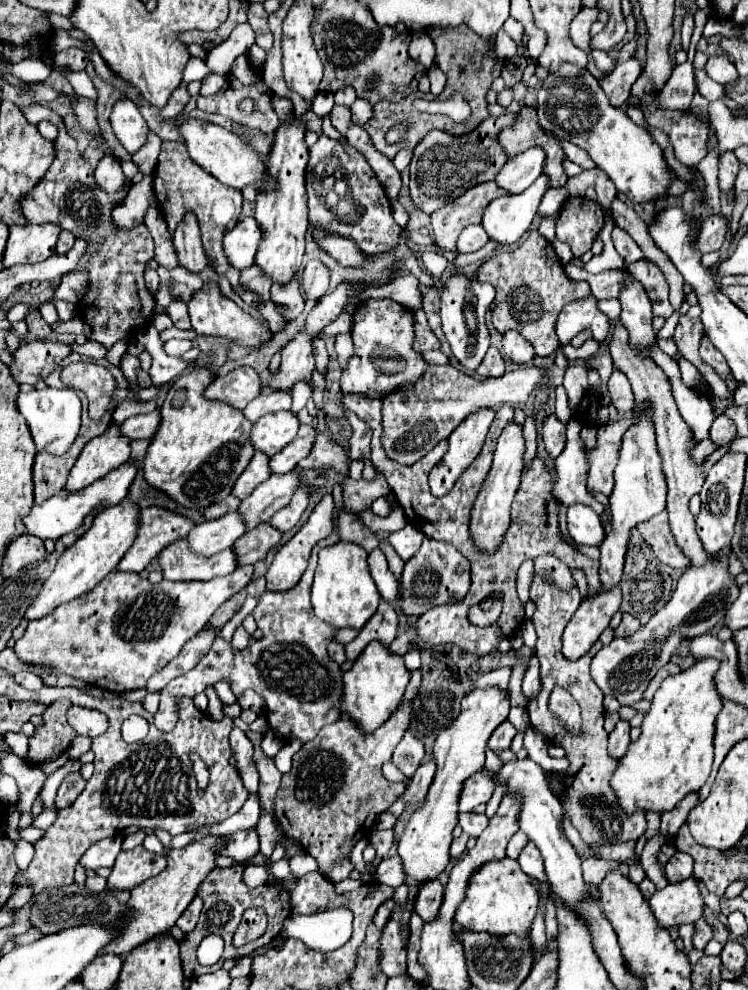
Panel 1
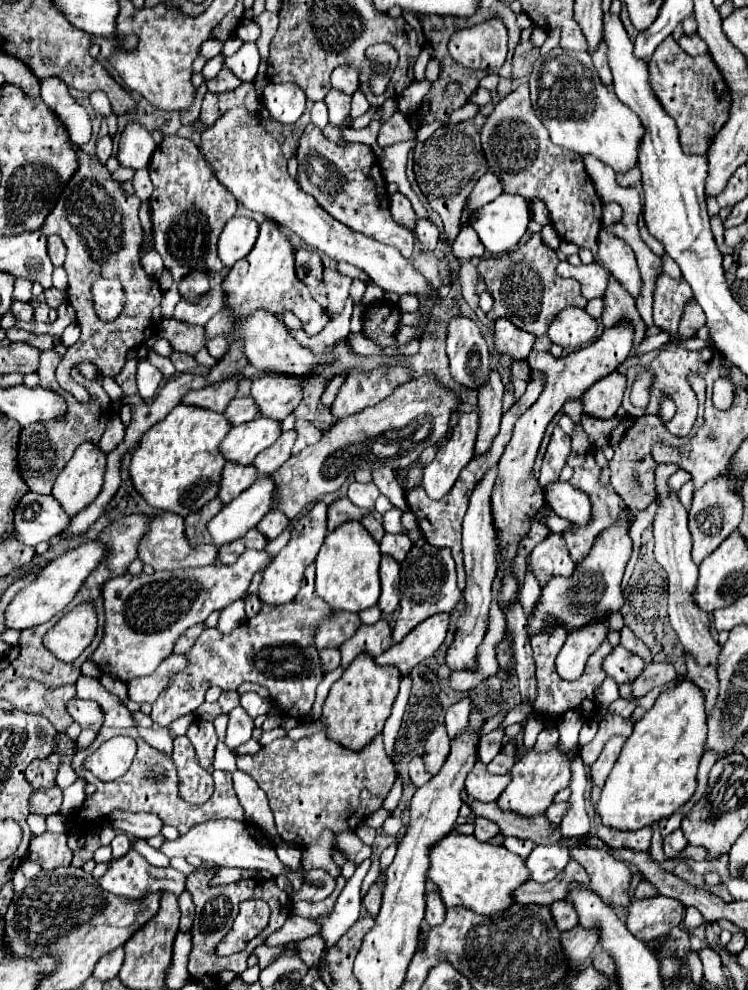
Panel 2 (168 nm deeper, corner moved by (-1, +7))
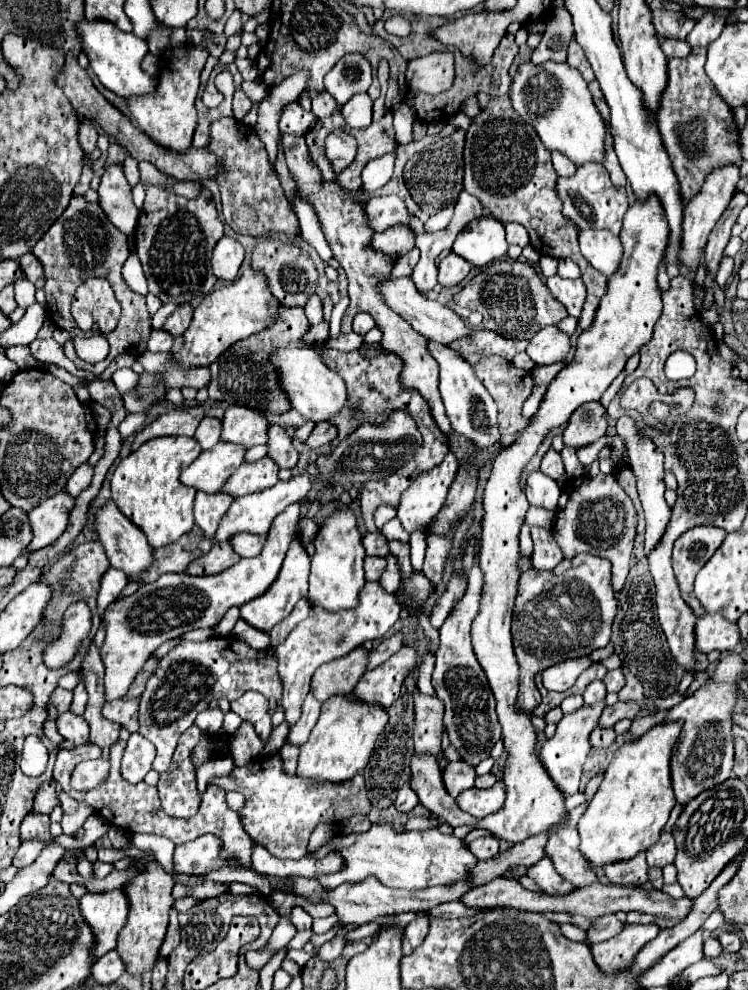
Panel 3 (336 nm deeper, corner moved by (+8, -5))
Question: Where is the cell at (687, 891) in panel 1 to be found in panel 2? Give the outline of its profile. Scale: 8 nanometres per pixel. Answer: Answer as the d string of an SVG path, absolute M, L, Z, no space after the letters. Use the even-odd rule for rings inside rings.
M659 894L655 898L633 900L627 908L627 916L623 916L623 922L635 938L647 942L659 938L659 934L671 932L683 916L685 906L679 900Z

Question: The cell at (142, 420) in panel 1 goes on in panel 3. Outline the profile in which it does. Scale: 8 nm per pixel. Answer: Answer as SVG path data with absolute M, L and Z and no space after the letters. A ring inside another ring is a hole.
M84 462L82 466L78 466L78 470L72 474L70 482L66 484L66 490L72 494L72 496L78 496L82 490L86 490L90 486L94 478L94 466L90 462Z

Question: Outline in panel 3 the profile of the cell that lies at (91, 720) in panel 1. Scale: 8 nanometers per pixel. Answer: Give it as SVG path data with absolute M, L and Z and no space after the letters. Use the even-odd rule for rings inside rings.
M68 710L68 712L64 712L64 714L58 716L56 726L58 726L58 732L60 732L66 740L74 742L76 746L88 744L90 728L86 726L86 720L84 720L82 716L78 716L78 714L74 714L74 712Z

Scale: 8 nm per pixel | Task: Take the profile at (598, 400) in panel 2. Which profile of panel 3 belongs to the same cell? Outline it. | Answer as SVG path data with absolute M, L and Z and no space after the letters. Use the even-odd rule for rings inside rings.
M600 402L582 404L568 420L564 430L564 444L580 448L596 442L606 434L606 408Z

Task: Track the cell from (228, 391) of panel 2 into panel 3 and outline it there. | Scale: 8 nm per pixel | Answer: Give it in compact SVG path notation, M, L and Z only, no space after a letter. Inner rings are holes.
M202 404L190 406L190 408L174 408L162 416L158 416L152 424L148 424L144 430L140 430L134 438L132 450L136 450L142 442L156 438L156 436L192 436L198 428L198 422L204 418Z

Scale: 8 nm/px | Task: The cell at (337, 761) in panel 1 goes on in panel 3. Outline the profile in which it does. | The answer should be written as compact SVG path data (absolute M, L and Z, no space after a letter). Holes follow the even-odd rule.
M270 754L258 758L242 768L234 768L230 776L210 780L224 790L236 790L246 796L246 804L240 812L242 826L252 840L262 844L276 858L298 860L306 854L308 838L312 830L322 822L344 822L356 814L368 814L372 810L372 800L368 796L366 780L356 774L348 782L310 782L310 778L288 776L282 766L280 754Z

